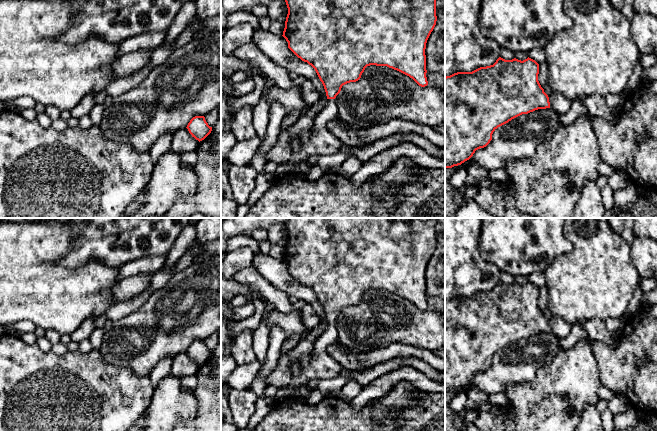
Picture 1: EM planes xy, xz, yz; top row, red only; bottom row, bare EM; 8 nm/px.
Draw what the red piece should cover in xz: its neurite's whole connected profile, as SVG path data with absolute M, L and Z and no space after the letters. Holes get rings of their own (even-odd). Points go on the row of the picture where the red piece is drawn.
M285 0L285 2L288 14L282 36L288 42L288 48L315 69L328 100L314 117L309 141L302 144L297 151L292 151L287 163L277 164L275 172L277 177L294 173L299 161L313 155L333 155L340 152L342 142L328 130L327 123L338 117L335 98L342 86L358 81L367 66L387 66L409 76L419 86L427 86L425 49L437 21L436 0Z

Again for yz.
M499 57L493 65L445 77L445 168L458 166L469 160L476 150L490 143L492 134L498 127L522 114L550 107L559 114L569 110L573 100L561 93L553 93L549 97L538 81L538 74L539 64L529 57L523 61Z

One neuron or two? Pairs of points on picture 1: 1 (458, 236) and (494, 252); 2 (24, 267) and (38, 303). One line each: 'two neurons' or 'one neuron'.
1: two neurons
2: one neuron

